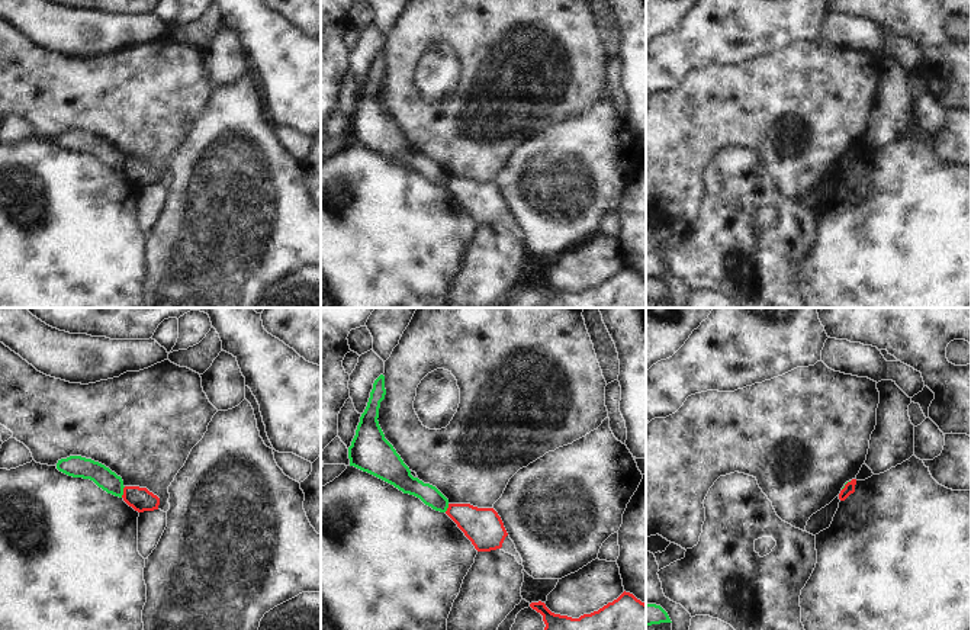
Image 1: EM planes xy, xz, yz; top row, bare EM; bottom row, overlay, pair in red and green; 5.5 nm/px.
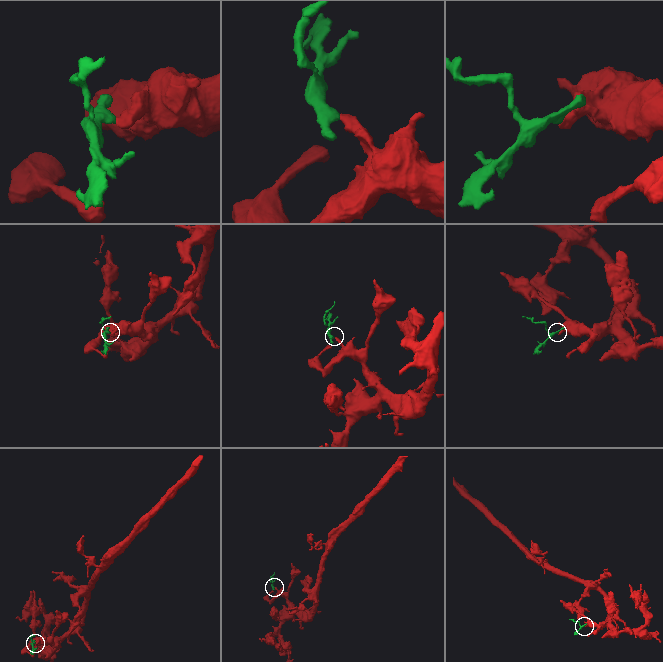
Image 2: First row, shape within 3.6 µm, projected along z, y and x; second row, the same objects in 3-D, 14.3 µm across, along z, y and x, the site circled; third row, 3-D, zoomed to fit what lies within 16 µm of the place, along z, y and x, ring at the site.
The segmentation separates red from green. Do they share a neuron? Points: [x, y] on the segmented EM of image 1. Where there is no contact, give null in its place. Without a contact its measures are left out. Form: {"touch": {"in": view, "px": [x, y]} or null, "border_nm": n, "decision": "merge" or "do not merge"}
{"touch": {"in": "xy", "px": [124, 492]}, "border_nm": 70, "decision": "do not merge"}

